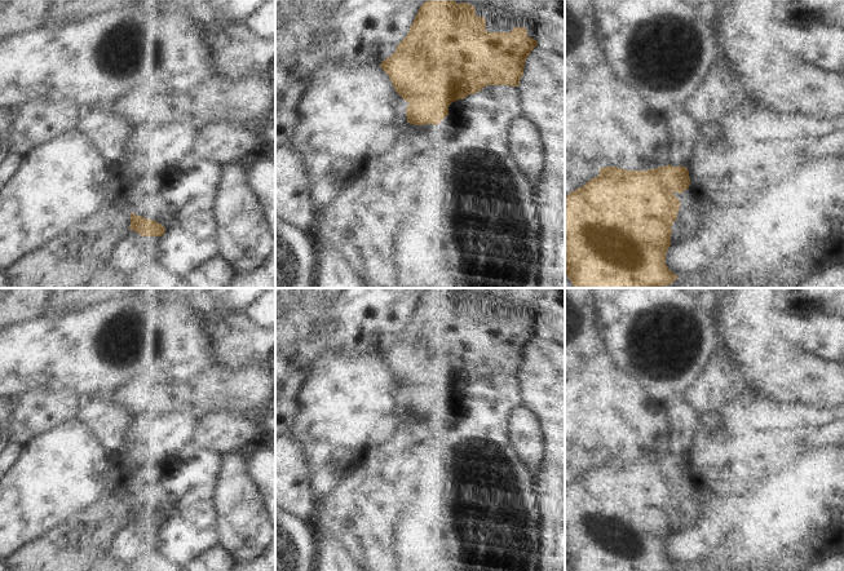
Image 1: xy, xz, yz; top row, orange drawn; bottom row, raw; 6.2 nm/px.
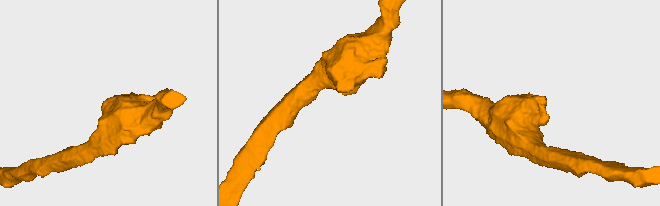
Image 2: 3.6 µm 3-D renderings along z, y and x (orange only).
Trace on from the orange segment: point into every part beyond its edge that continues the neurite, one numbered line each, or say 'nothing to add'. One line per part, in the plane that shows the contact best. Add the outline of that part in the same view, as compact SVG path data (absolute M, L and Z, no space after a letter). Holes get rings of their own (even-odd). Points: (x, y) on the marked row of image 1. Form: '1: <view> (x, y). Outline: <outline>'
nothing to add

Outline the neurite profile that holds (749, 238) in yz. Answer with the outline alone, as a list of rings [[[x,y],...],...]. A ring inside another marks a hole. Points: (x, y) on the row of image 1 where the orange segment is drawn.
[[[743,213],[741,223],[743,225],[742,229],[728,226],[723,234],[726,239],[725,247],[729,249],[723,265],[733,264],[735,261],[734,256],[738,254],[741,249],[750,253],[760,252],[772,243],[769,234],[756,229],[756,217],[752,213]]]

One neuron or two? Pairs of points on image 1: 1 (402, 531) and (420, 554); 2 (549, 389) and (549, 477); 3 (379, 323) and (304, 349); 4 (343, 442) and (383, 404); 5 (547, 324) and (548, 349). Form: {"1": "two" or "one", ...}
{"1": "two", "2": "one", "3": "one", "4": "one", "5": "two"}

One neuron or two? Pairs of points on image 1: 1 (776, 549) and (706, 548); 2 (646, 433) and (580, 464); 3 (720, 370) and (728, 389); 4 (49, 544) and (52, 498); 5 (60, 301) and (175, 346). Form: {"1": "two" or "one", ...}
{"1": "two", "2": "two", "3": "one", "4": "two", "5": "two"}

